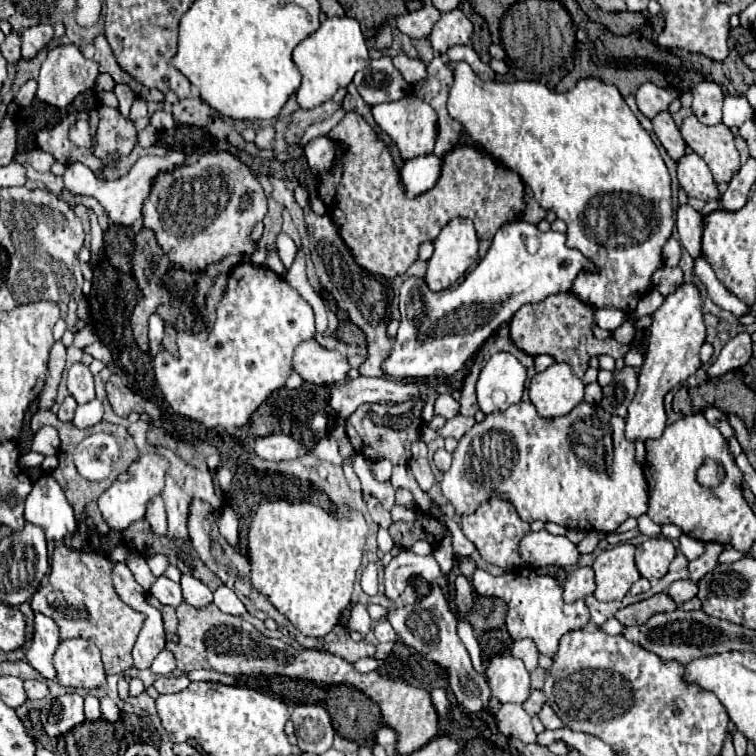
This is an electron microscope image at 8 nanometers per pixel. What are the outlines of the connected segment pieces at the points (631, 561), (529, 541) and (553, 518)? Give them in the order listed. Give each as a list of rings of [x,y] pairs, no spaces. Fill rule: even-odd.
[[[629,542],[603,550],[595,558],[593,570],[597,584],[593,596],[601,602],[623,598],[631,584],[641,578],[635,566],[635,546]]]
[[[547,530],[529,532],[519,542],[519,556],[525,566],[573,566],[579,560],[577,546],[567,536],[553,536]]]
[[[519,402],[519,404],[515,404],[515,406],[509,406],[509,408],[503,410],[503,412],[491,412],[491,414],[487,414],[483,422],[477,422],[477,424],[459,440],[459,446],[457,446],[455,452],[453,452],[453,464],[451,464],[451,468],[443,474],[441,490],[443,490],[443,496],[453,504],[455,514],[459,514],[459,516],[475,512],[479,504],[483,504],[485,500],[497,496],[497,498],[509,500],[509,502],[517,508],[519,516],[521,516],[525,522],[541,520],[541,522],[555,522],[555,524],[561,524],[561,526],[565,526],[565,528],[569,528],[569,530],[613,532],[613,530],[615,530],[619,524],[623,524],[627,518],[639,518],[641,514],[647,514],[647,508],[649,508],[649,488],[647,488],[647,480],[645,480],[643,467],[635,462],[635,446],[633,446],[623,434],[625,434],[625,420],[623,418],[619,416],[607,418],[607,414],[601,412],[601,408],[591,406],[591,404],[587,404],[587,402],[581,402],[581,404],[575,406],[567,416],[561,416],[561,418],[543,418],[543,416],[537,414],[537,410],[535,410],[535,406],[533,406],[531,402]]]

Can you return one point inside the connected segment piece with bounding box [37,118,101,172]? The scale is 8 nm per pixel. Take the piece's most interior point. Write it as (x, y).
(55, 140)

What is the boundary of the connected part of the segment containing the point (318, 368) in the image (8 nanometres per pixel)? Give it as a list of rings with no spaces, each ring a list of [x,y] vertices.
[[[301,342],[295,350],[295,372],[317,386],[341,386],[349,382],[351,364],[337,350],[327,350],[319,342]]]

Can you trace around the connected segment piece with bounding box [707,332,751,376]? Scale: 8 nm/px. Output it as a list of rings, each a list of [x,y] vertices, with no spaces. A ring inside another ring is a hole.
[[[741,332],[725,344],[717,362],[709,368],[707,374],[709,376],[723,376],[725,372],[729,372],[733,368],[745,366],[749,362],[749,358],[751,358],[751,336],[747,332]]]

